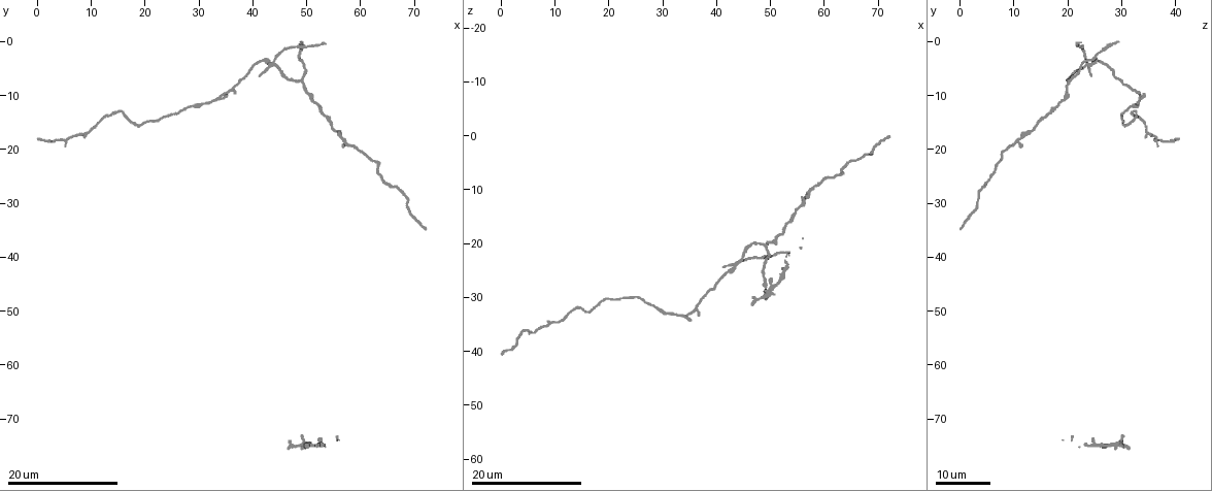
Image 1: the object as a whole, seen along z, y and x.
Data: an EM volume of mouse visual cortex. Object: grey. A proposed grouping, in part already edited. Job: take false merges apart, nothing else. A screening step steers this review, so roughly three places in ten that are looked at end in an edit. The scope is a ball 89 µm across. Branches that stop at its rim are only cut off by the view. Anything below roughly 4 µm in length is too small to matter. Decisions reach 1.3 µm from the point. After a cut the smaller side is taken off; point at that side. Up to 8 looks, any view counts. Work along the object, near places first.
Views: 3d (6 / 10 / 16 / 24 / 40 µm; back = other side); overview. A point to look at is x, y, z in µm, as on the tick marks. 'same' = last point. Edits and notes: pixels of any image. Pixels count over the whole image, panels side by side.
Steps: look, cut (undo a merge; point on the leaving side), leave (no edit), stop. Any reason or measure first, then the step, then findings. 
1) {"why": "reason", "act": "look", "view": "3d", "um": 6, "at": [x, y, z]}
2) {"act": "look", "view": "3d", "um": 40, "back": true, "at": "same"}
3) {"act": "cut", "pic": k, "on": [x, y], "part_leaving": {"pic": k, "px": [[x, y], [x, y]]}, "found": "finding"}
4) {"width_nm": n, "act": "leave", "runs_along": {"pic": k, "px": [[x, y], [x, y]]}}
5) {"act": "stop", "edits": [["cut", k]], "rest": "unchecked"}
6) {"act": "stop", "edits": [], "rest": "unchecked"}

{"why": "three-way junction", "act": "look", "view": "3d", "um": 16, "at": [48.5, 7.5, 20.0]}

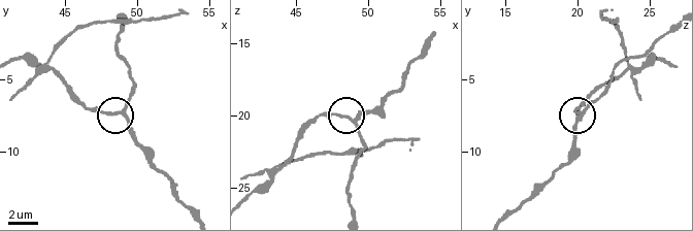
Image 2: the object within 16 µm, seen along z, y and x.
{"act": "look", "view": "3d", "um": 10, "at": [48.6, 7.2, 20.2]}

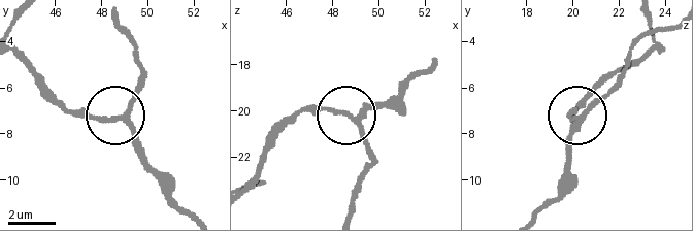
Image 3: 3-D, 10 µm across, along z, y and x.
{"width_nm": 190, "act": "leave", "found": "continuous, no second cell"}

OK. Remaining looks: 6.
{"why": "arms part here", "act": "look", "view": "3d", "um": 24, "at": [43.5, 3.5, 23.0]}

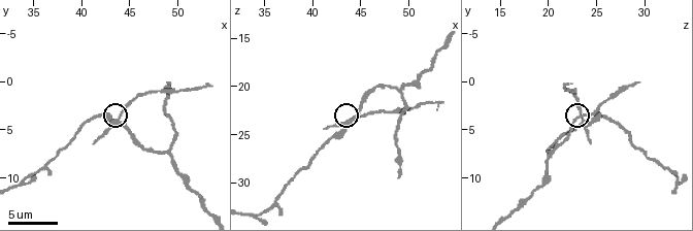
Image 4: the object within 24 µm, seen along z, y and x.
{"act": "look", "view": "3d", "um": 6, "at": [43.6, 3.8, 23.6]}

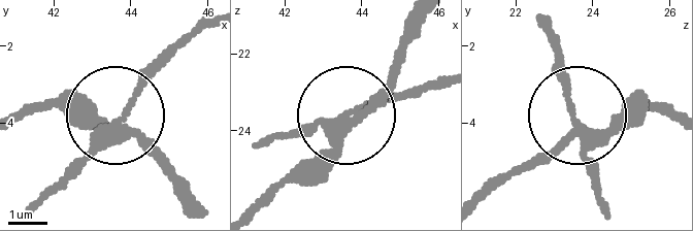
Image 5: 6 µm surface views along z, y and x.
{"act": "look", "view": "3d", "um": 6, "back": true, "at": [43.80, 3.75, 23.55]}

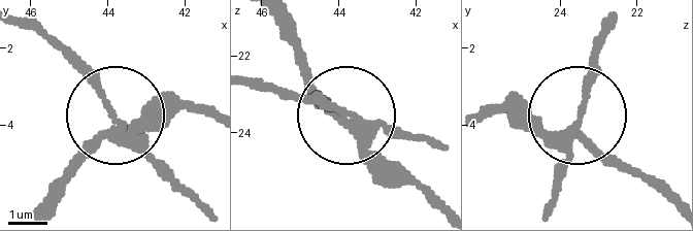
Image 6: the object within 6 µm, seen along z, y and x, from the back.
{"arms": 3, "act": "cut", "pic": 6, "on": [103, 92], "part_leaving": {"pic": 6, "px": [[565, 130], [582, 104], [592, 47], [612, 25]]}, "found": "a second cell is stuck on"}

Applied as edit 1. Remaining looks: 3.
{"why": "side arm on a straight run", "act": "look", "view": "3d", "um": 24, "at": [56.5, 18.0, 11.0]}

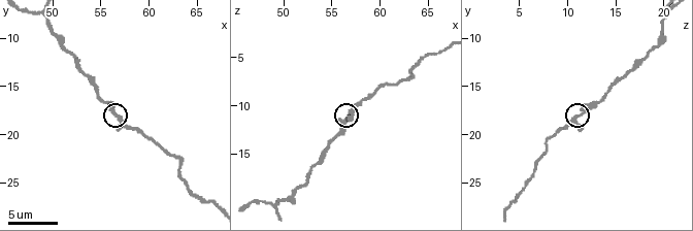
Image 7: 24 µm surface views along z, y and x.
{"act": "look", "view": "3d", "um": 10, "at": [56.4, 18.0, 11.4]}

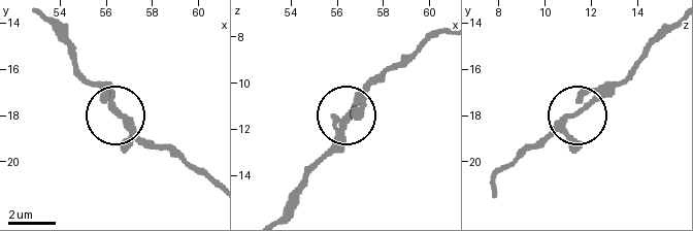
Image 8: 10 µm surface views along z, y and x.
{"act": "leave", "runs_along": {"pic": 8, "px": [[118, 117], [79, 71]]}, "found": "one cell here"}

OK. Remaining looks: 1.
{"why": "narrows sharply", "act": "look", "view": "3d", "um": 10, "at": [63.2, 23.6, 6.8]}

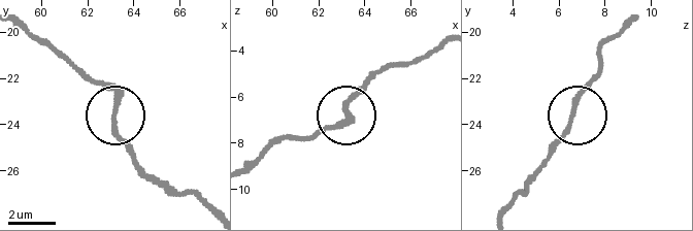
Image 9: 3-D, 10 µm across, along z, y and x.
{"width_nm": 200, "act": "leave", "runs_along": {"pic": 9, "px": [[252, 168], [282, 142], [318, 136], [340, 121], [363, 81]]}, "found": "all the same cell"}

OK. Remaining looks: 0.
{"act": "stop", "edits": [["cut", 6]], "rest": "unchecked"}

